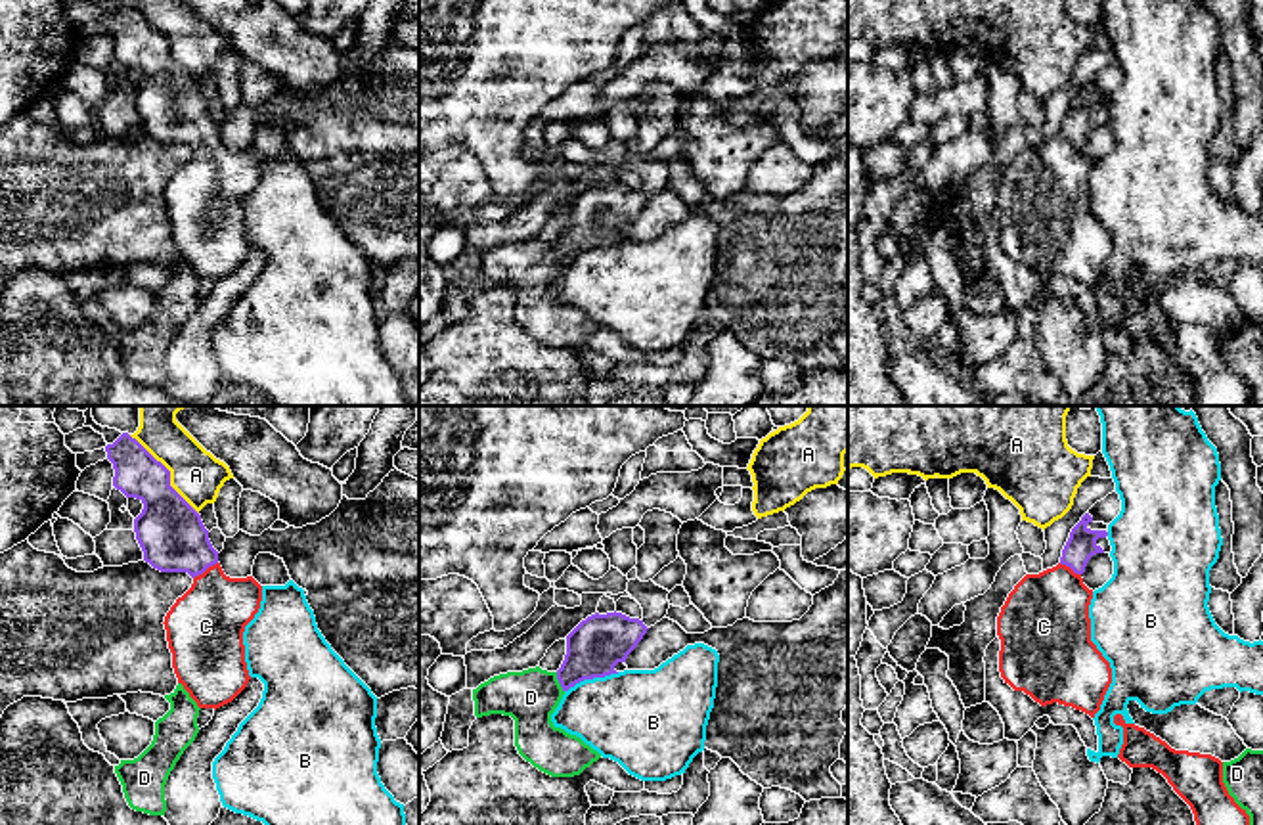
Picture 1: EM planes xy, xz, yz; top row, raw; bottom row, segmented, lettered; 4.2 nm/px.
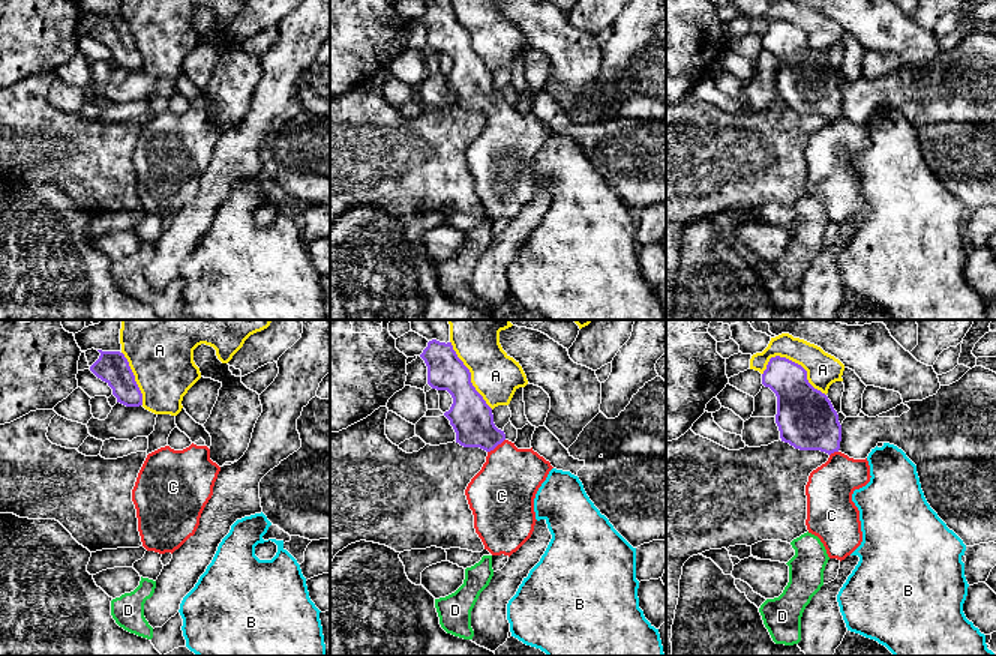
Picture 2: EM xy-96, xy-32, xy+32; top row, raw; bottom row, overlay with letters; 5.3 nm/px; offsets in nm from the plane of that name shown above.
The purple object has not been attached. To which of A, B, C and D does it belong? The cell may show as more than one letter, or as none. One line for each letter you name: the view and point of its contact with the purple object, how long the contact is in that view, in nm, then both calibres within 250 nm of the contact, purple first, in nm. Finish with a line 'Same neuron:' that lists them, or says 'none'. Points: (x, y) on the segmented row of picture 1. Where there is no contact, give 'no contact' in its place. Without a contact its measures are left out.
C: xy (205, 569) | 130 nm | 280/320 nm
Same neuron: C

